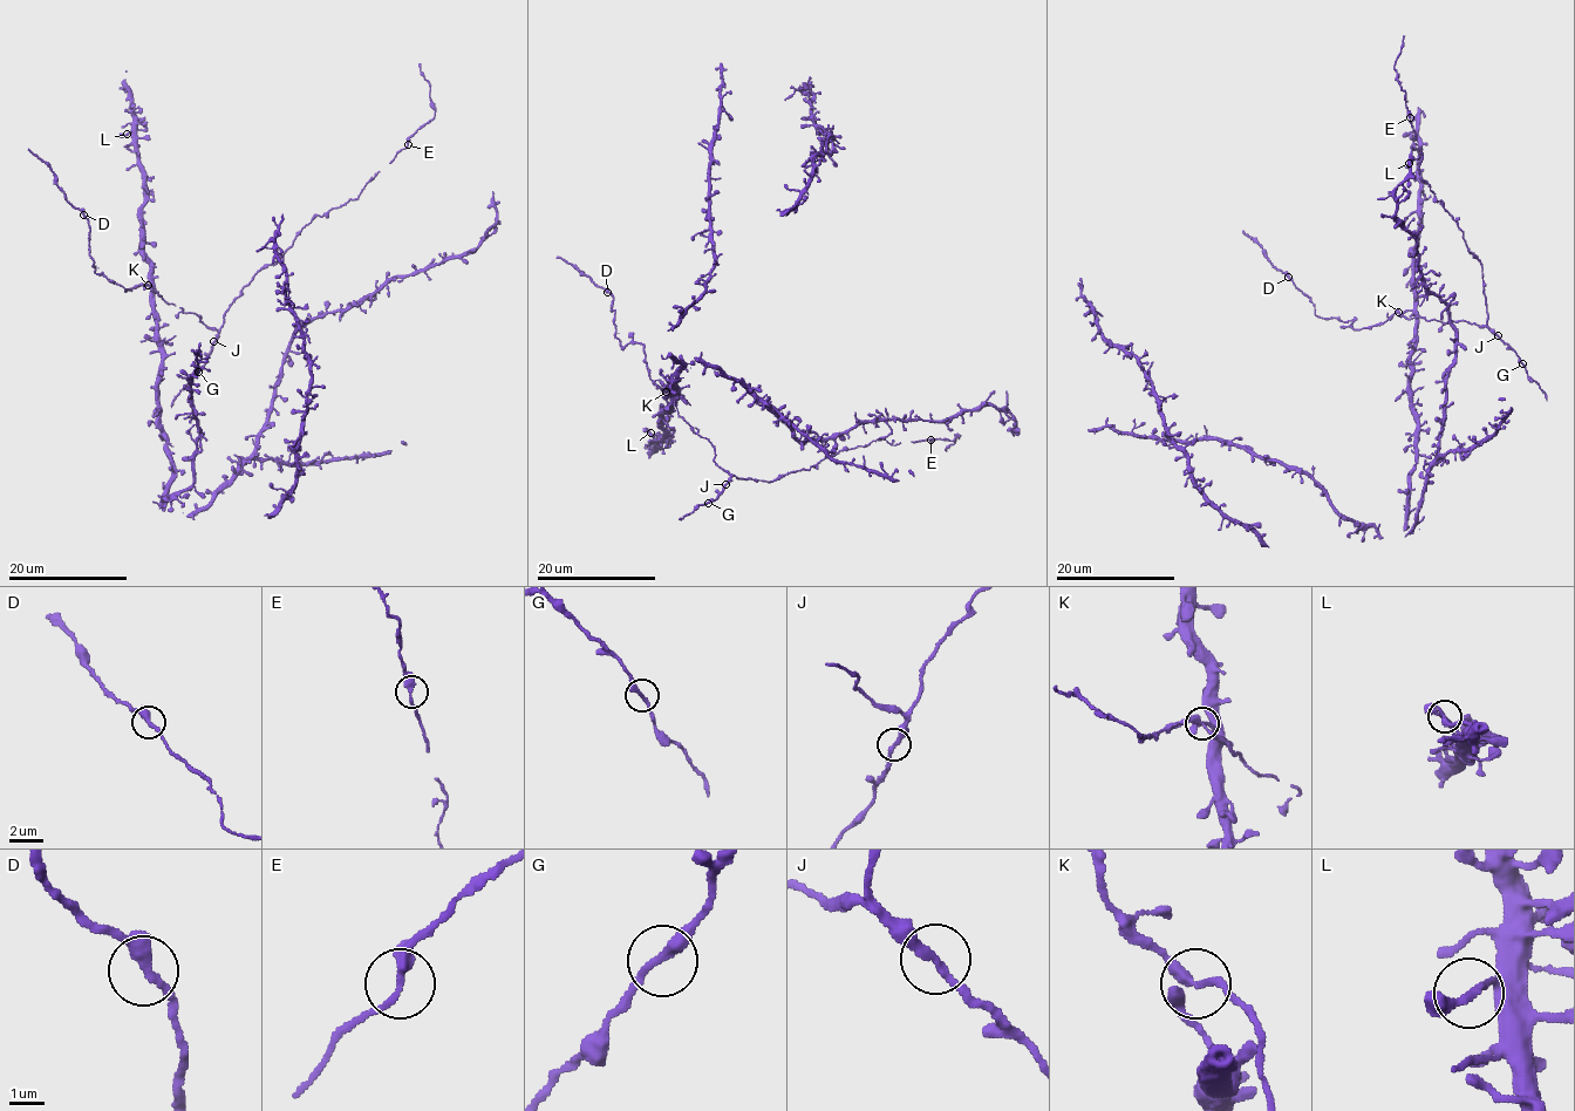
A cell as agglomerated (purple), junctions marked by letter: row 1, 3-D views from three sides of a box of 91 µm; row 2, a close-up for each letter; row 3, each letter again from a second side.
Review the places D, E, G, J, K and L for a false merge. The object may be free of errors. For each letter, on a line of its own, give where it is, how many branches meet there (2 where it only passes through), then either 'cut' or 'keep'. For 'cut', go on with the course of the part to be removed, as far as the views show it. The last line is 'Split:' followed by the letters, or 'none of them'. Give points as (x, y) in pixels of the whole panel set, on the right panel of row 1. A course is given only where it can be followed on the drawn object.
D: place (1288, 277); branches 2; keep
E: place (1410, 117); branches 2; keep
G: place (1522, 363); branches 2; keep
J: place (1498, 335); branches 2; keep
K: place (1398, 312); branches 2; keep
L: place (1409, 163); branches 2; keep
Split: none of them

